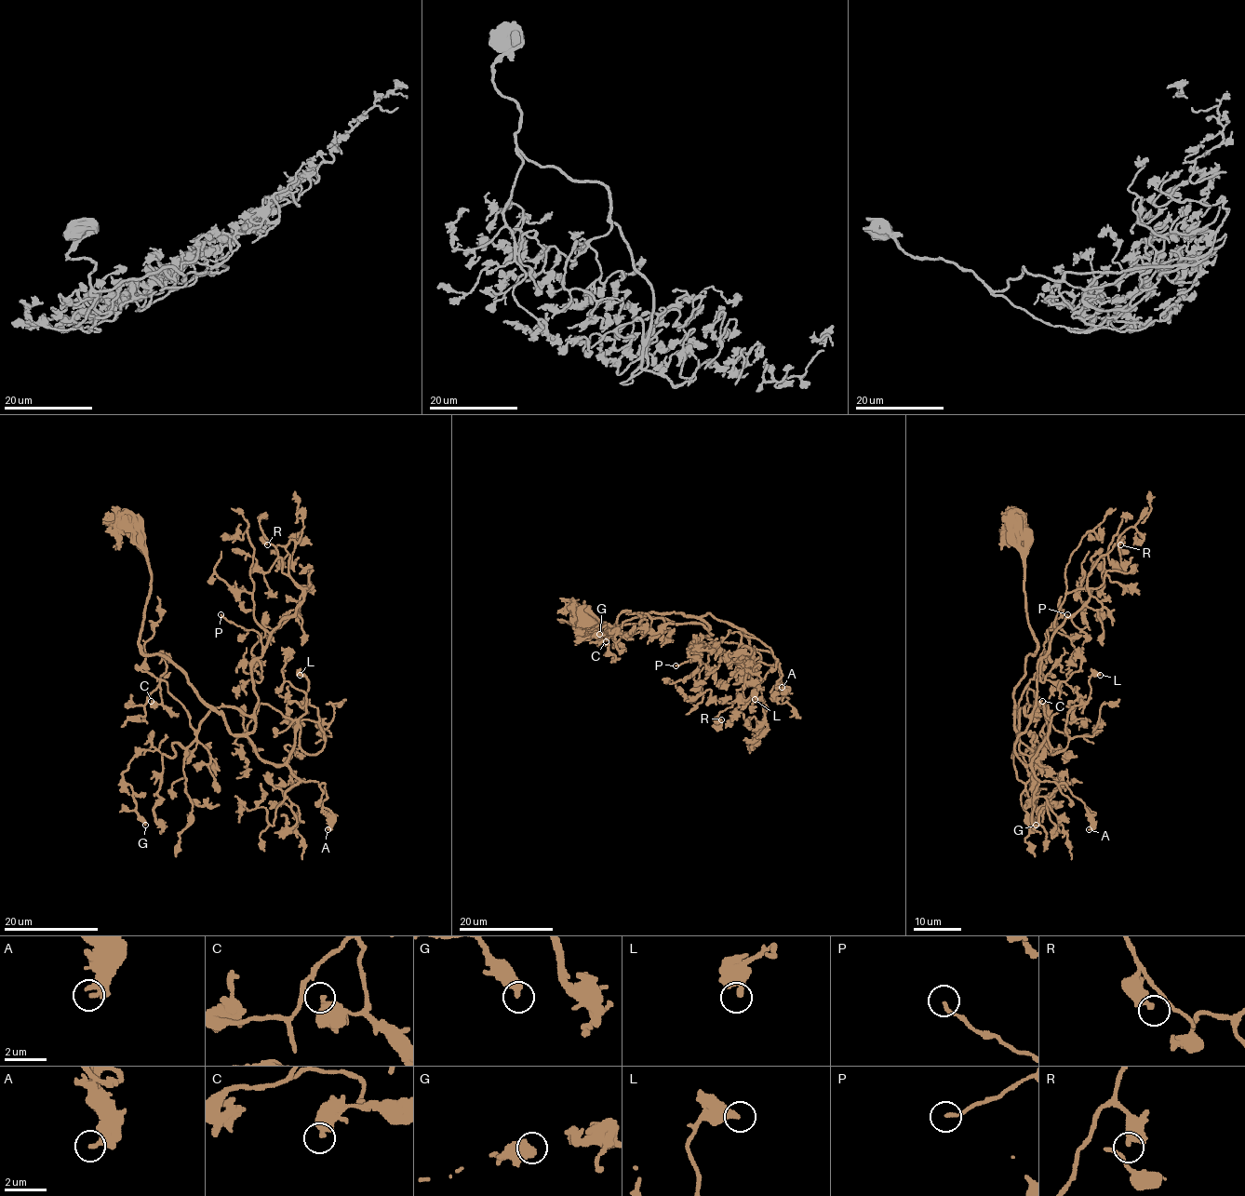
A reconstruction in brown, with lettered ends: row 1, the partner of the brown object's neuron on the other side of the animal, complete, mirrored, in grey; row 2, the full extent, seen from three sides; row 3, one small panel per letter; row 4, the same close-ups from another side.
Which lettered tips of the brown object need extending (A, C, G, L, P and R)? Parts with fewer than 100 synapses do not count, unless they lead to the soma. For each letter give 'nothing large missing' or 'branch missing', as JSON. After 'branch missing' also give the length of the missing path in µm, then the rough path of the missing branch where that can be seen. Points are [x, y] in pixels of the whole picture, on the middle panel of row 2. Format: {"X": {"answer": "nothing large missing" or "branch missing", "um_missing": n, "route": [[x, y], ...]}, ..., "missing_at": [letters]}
{"A": {"answer": "nothing large missing"}, "C": {"answer": "nothing large missing"}, "G": {"answer": "nothing large missing"}, "L": {"answer": "nothing large missing"}, "P": {"answer": "nothing large missing"}, "R": {"answer": "nothing large missing"}, "missing_at": []}

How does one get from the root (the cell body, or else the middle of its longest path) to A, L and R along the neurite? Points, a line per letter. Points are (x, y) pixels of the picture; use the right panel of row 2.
A: (1015, 522), (1037, 651), (1014, 690), (1014, 752), (1040, 781), (1066, 785), (1090, 811), (1089, 829)
L: (1015, 522), (1037, 642), (1014, 690), (1024, 764), (1050, 726), (1050, 752), (1067, 745), (1067, 713), (1100, 675)
R: (1015, 522), (1037, 642), (1014, 690), (1017, 733), (1054, 633), (1089, 598), (1091, 567), (1116, 535), (1120, 544)

